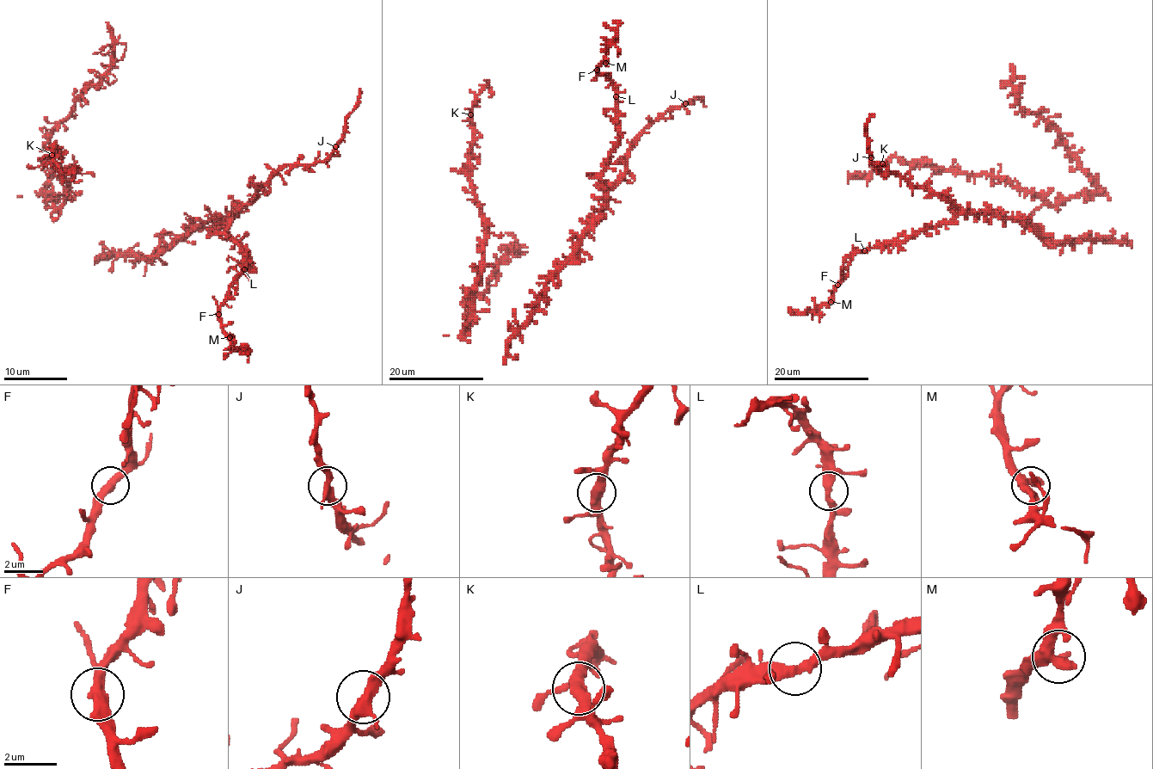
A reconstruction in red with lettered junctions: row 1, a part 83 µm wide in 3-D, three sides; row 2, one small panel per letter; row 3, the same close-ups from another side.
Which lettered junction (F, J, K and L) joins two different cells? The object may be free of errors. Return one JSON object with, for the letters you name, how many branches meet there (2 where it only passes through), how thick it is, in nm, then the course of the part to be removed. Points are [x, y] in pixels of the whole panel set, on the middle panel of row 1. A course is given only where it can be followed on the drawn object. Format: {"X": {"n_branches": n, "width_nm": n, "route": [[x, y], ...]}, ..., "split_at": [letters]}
{"split_at": []}

